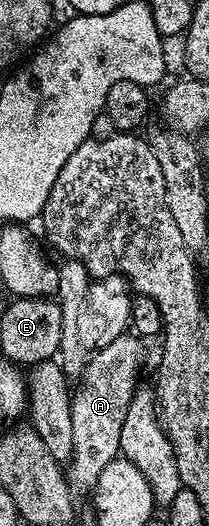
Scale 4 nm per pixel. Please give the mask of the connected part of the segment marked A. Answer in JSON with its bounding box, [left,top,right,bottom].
[64,333,142,491]

